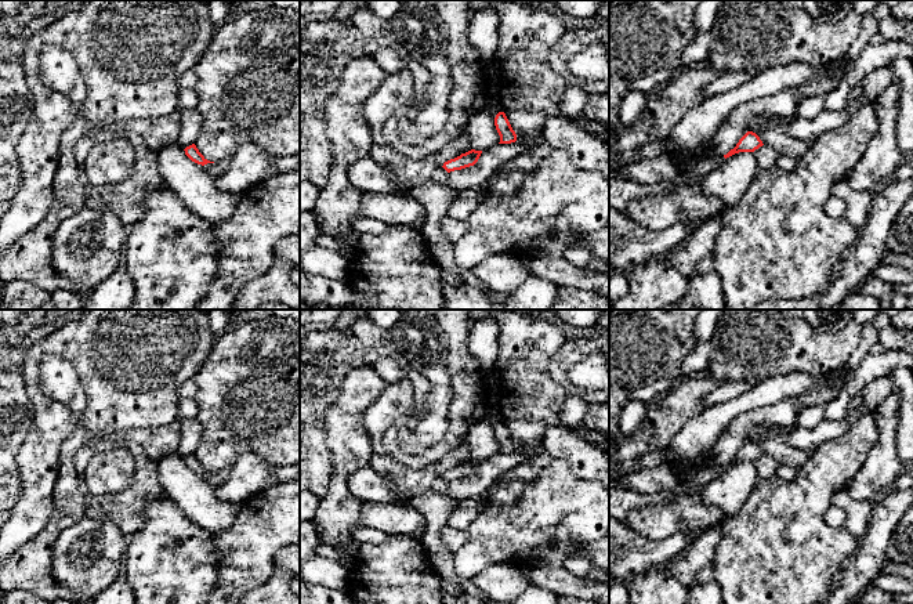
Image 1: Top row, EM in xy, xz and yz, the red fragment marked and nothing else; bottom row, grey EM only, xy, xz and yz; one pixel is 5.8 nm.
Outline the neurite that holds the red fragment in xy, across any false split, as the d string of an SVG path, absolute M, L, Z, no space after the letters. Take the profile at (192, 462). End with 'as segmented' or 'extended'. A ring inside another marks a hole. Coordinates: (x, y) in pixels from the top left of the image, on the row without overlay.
M195 453L186 456L184 460L185 460L185 464L186 464L192 471L195 471L195 473L198 473L198 474L204 475L204 474L207 474L207 473L214 473L214 471L207 470L207 469L199 462L199 459L196 457Z; as segmented

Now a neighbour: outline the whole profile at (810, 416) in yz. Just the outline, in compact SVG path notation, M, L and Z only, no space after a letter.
M825 405L805 406L797 413L796 424L803 428L814 428L825 419Z

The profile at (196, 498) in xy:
M177 452L160 459L156 464L164 492L192 522L213 535L233 524L240 504L218 499L214 487L202 474L192 471Z

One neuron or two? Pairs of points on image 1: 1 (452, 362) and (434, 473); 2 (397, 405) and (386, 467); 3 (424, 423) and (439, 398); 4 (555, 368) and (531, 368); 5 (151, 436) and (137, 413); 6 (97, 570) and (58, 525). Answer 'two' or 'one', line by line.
1: two
2: one
3: one
4: two
5: two
6: two

